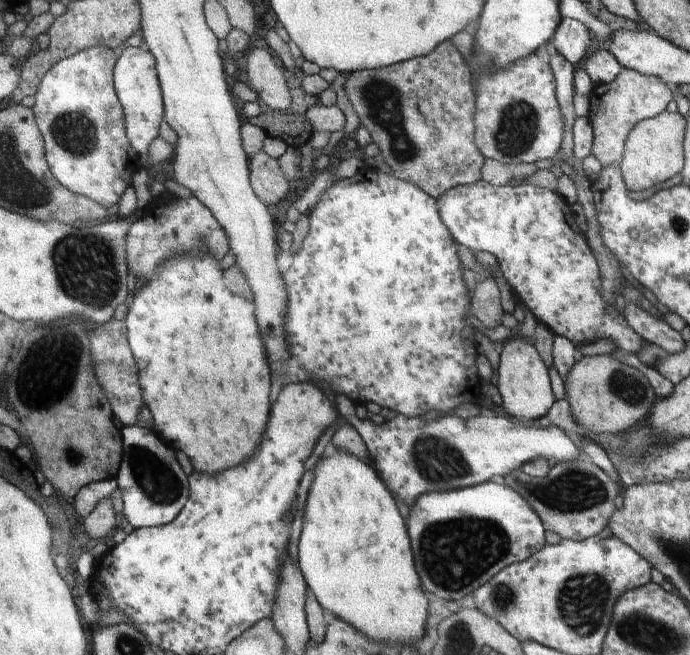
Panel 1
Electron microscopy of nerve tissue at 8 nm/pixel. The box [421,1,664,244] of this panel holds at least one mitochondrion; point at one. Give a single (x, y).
(516, 129)

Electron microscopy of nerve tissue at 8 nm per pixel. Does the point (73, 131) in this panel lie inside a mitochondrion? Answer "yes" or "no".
yes

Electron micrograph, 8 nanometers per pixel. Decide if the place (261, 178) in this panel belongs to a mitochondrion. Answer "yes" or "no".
no

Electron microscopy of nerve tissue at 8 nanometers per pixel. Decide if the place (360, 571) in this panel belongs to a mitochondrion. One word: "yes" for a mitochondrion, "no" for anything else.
no

